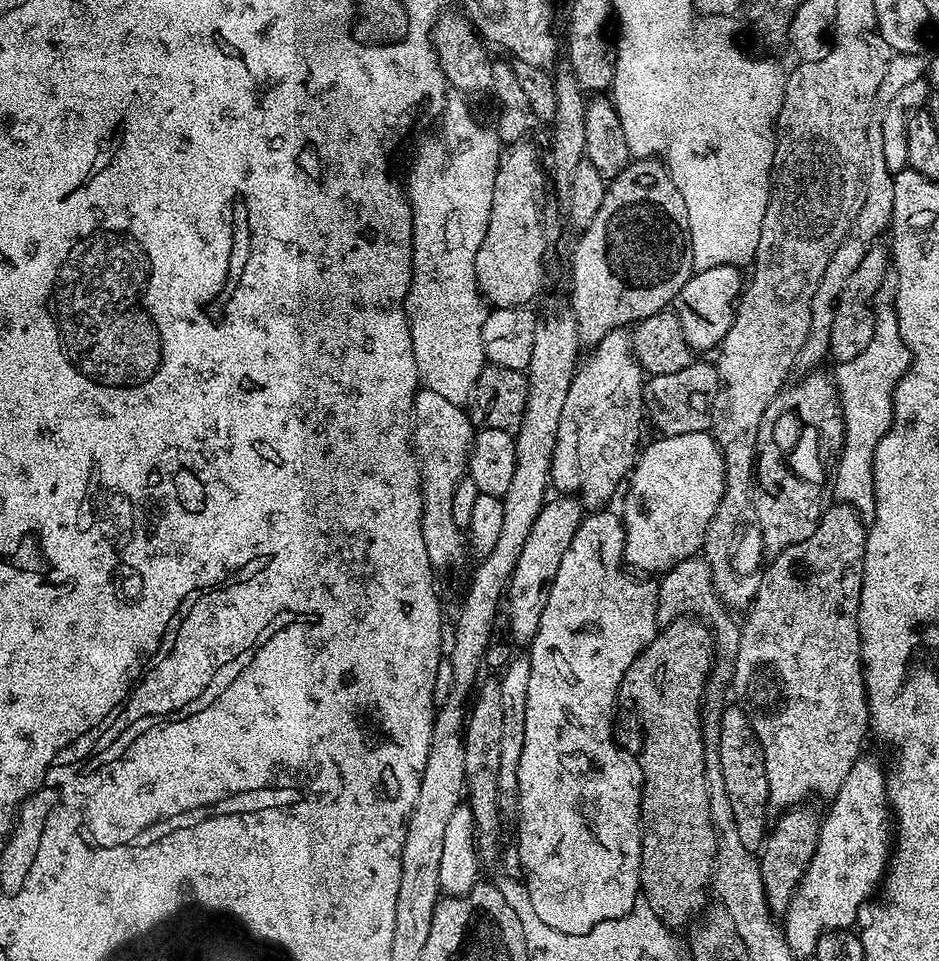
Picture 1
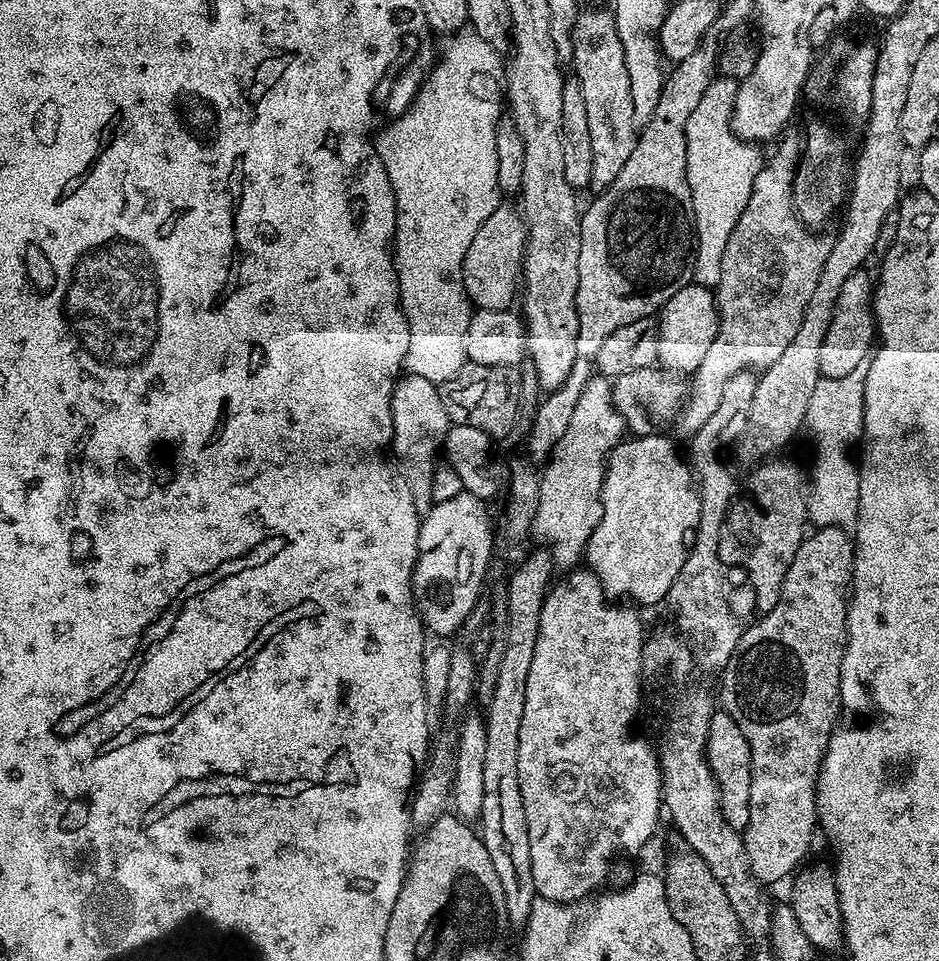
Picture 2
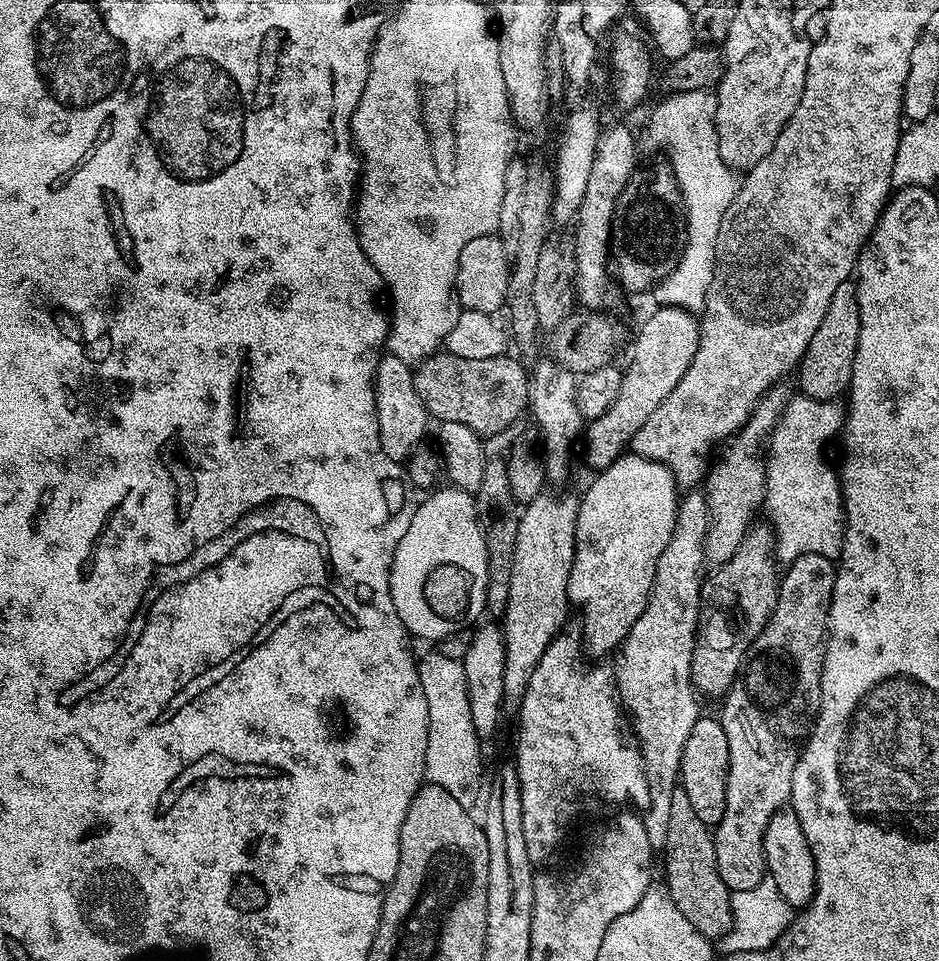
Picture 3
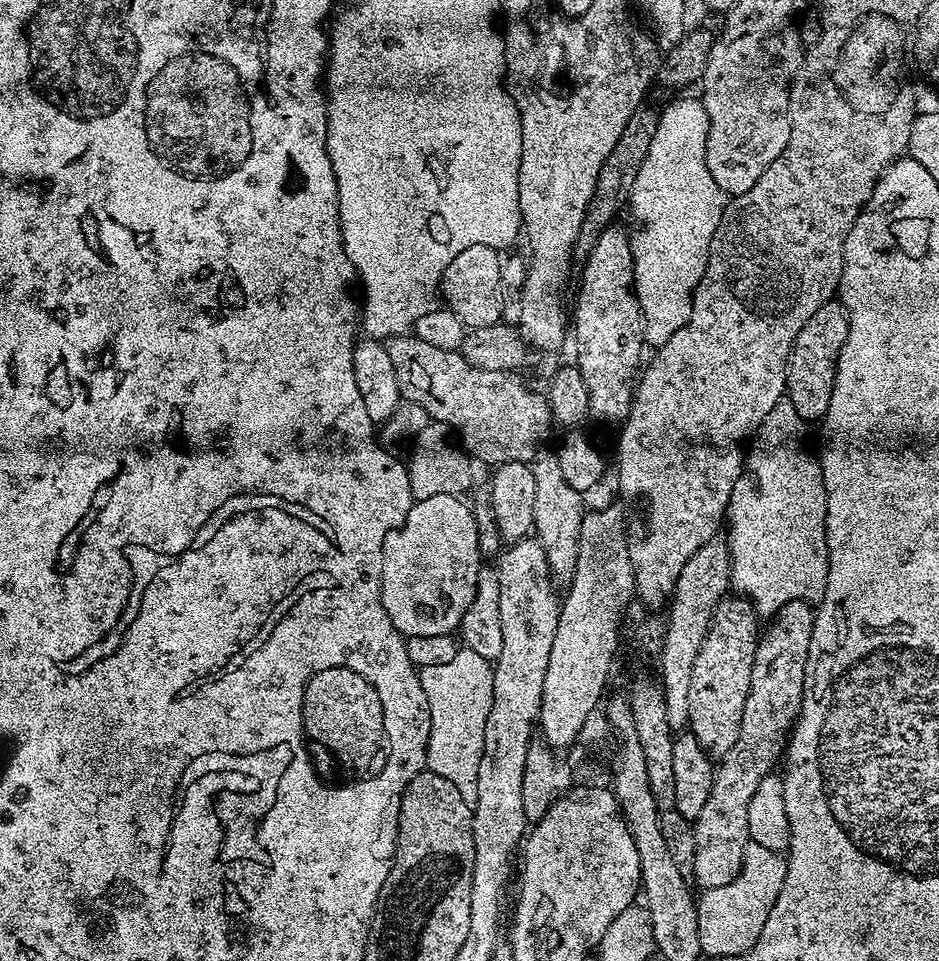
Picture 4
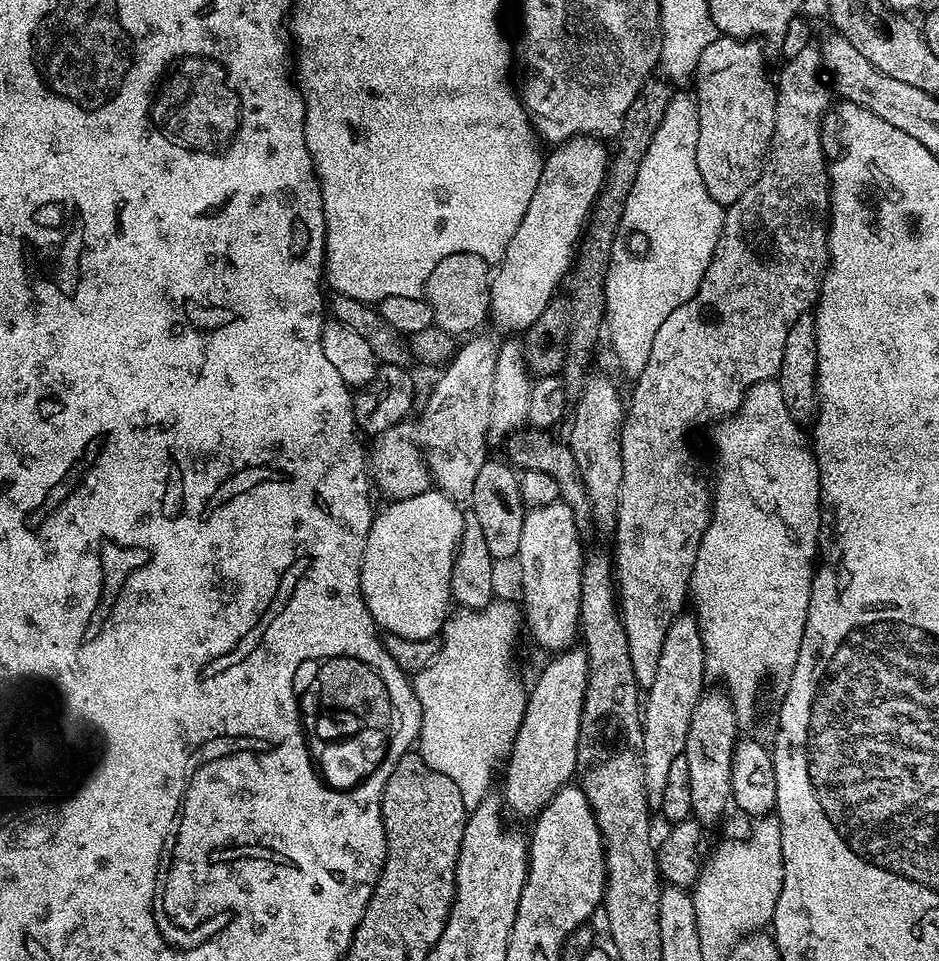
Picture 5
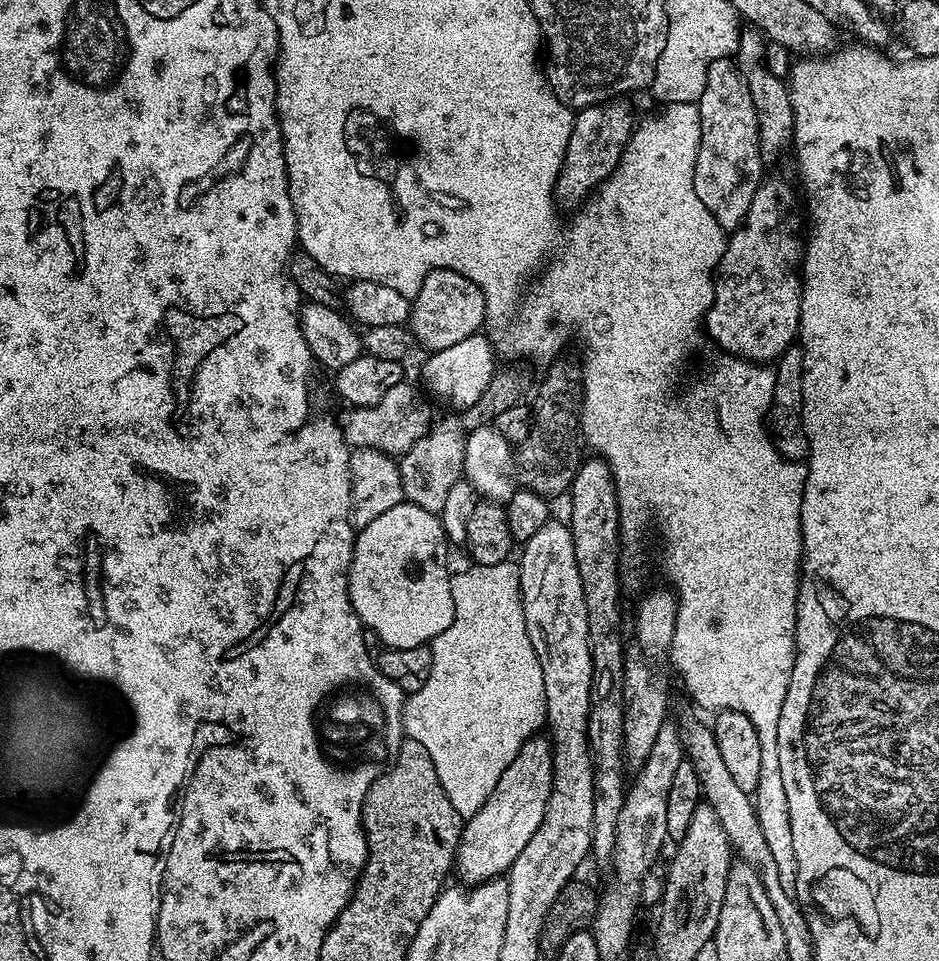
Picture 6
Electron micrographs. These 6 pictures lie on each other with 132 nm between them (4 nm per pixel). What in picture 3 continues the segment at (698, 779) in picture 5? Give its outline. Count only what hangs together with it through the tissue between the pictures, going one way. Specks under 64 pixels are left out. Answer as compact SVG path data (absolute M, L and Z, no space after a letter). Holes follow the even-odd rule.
M753 523L742 538L738 550L727 562L707 577L700 590L700 627L692 655L692 684L697 693L723 697L736 680L744 655L754 638L772 619L776 599L780 597L781 577L776 576L776 533L771 523Z

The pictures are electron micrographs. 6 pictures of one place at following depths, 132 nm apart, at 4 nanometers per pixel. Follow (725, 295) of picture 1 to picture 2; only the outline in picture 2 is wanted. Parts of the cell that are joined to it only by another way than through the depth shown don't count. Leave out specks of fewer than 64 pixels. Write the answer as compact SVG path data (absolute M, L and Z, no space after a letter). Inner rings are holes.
M695 282L682 286L674 298L665 302L658 313L659 363L665 369L675 370L680 374L691 374L702 366L702 358L710 351L710 346L718 334L720 315L716 312L716 293L711 288Z

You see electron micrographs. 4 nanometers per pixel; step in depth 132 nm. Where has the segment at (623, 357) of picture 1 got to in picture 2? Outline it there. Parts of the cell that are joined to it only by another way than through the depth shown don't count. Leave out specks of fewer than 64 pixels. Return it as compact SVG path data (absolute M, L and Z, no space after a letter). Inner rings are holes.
M593 375L586 390L582 390L582 398L578 398L578 406L574 406L566 434L558 438L558 446L554 446L548 463L543 465L544 473L538 476L538 508L530 532L544 543L541 545L551 553L557 569L572 570L581 563L590 534L594 534L594 526L602 518L600 495L608 458L625 436L624 419L612 401L612 380Z

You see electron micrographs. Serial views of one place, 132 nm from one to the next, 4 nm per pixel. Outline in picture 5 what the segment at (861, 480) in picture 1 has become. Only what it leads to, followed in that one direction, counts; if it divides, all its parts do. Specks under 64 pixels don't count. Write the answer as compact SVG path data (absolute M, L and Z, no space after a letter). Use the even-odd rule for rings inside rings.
M775 379L767 380L765 384L756 384L755 387L750 389L744 396L744 401L740 403L739 412L724 417L723 420L719 421L711 429L712 432L712 448L716 451L716 488L714 484L714 499L712 501L712 517L708 519L708 528L704 531L704 537L702 542L698 546L698 558L694 562L694 570L692 571L692 583L690 585L690 604L692 604L696 609L694 609L694 615L698 626L700 627L700 637L704 643L704 662L709 673L712 672L716 676L720 676L723 691L728 693L729 700L732 701L734 710L736 711L737 717L741 721L748 720L752 716L752 711L756 708L756 695L760 692L760 687L764 684L764 679L767 676L777 676L780 682L787 681L788 677L792 675L794 666L798 662L798 650L802 646L802 634L804 633L804 627L806 626L806 618L808 617L808 611L810 610L810 594L812 593L812 577L814 575L814 569L818 564L818 549L822 544L822 525L820 523L820 475L818 474L818 466L816 465L816 454L813 445L810 443L809 437L804 436L801 431L801 425L797 424L796 421L790 418L790 410L786 410L786 401L782 399L782 390L780 389L779 383Z

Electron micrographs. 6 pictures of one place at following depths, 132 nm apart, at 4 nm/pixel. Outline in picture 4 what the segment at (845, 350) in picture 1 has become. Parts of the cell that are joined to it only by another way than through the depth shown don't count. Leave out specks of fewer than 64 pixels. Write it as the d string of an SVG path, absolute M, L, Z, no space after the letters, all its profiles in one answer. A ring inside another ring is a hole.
M839 299L827 300L798 330L794 346L790 350L788 369L786 370L786 399L799 416L806 422L823 421L830 406L830 394L834 394L834 378L838 366L838 354L848 341L848 312Z

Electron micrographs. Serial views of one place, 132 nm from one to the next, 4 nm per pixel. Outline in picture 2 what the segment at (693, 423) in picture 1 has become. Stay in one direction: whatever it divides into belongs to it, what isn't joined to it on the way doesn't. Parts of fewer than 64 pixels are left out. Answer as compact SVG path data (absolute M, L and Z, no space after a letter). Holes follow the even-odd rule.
M660 366L643 368L642 370L630 370L630 374L622 374L612 380L612 401L622 414L625 429L633 437L638 436L655 436L657 434L667 433L668 427L677 423L680 410L684 406L684 401L688 399L689 385L686 383L683 375L677 374L672 370L665 370Z

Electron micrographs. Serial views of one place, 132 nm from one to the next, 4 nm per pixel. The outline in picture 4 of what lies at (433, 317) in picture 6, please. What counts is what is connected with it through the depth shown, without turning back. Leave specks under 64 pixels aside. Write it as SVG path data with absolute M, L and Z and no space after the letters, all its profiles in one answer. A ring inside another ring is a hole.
M490 244L466 246L446 266L440 279L440 292L444 296L443 303L457 316L465 329L481 328L501 323L500 318L500 265L501 257L496 257L497 249Z

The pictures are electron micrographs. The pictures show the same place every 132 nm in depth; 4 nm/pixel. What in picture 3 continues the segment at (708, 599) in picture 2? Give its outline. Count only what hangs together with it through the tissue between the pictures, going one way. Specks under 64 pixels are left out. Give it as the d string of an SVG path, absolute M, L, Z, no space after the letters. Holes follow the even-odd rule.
M700 490L685 491L676 510L674 534L670 542L666 542L662 558L658 558L646 610L642 610L638 622L630 626L630 634L626 634L615 657L616 694L630 721L631 731L632 728L636 731L634 740L640 750L640 759L644 761L649 798L642 819L653 850L663 849L666 842L670 798L680 779L682 750L690 730L694 730L694 722L698 722L702 715L696 701L698 693L692 684L692 655L696 630L700 627L700 590L706 569L704 543L707 529L707 495Z

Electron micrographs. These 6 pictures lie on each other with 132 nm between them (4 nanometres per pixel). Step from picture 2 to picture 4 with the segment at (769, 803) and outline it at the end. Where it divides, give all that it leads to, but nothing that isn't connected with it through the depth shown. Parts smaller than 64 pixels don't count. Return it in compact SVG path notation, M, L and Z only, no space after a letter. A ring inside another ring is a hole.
M809 601L786 602L786 606L782 606L782 610L778 610L769 623L773 624L769 628L767 625L759 637L754 654L754 670L750 670L750 694L746 694L738 742L734 742L727 754L719 757L710 786L710 798L706 798L698 818L691 821L694 852L690 876L697 889L724 886L740 873L744 848L750 843L746 822L750 798L754 798L758 782L769 776L776 763L781 763L792 729L800 717L806 654L810 650L810 634L815 617L813 605Z

